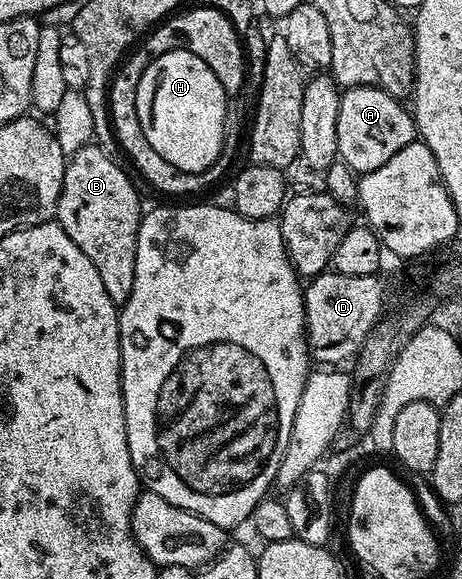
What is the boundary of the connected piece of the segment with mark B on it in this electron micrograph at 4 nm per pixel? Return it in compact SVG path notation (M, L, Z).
M86 145L69 156L65 177L61 185L61 197L55 210L60 227L69 233L73 245L93 261L97 274L101 276L101 285L105 285L105 293L116 305L129 301L129 293L133 293L133 277L135 276L135 258L137 257L137 233L139 232L139 195L131 184L131 179L111 160L112 156L98 145Z

